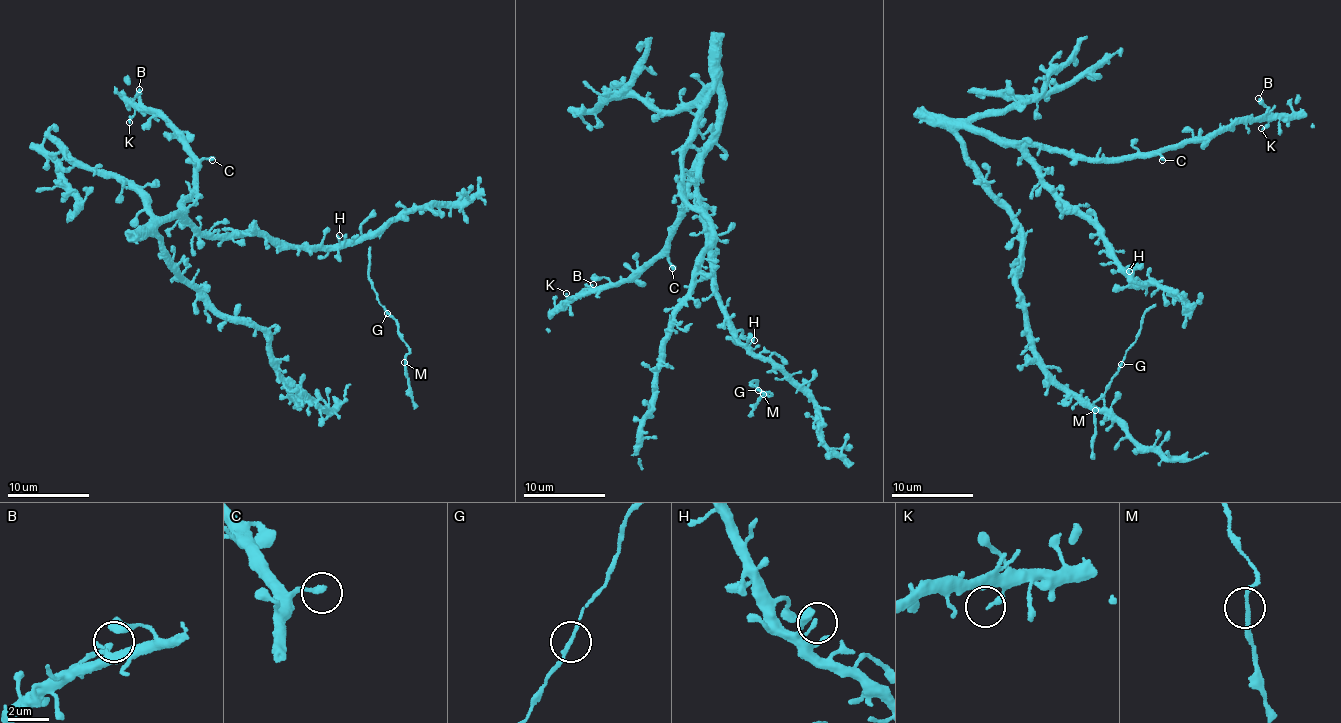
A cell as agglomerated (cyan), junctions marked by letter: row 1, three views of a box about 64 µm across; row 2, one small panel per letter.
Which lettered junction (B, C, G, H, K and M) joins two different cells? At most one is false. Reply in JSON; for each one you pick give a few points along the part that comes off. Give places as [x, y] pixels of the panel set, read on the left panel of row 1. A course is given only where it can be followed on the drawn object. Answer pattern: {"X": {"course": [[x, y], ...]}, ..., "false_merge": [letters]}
{"G": {"course": [[388, 312], [377, 299], [368, 274], [368, 246]]}, "false_merge": ["G"]}

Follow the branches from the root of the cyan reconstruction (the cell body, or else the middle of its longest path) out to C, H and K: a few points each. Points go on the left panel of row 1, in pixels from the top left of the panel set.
C: (172, 217), (186, 207), (182, 204), (198, 189), (200, 162), (212, 160)
H: (172, 217), (185, 209), (187, 218), (200, 231), (223, 235), (260, 232), (304, 246), (335, 246), (339, 235)
K: (172, 217), (186, 207), (182, 204), (198, 189), (193, 160), (164, 117), (137, 109), (129, 122)

